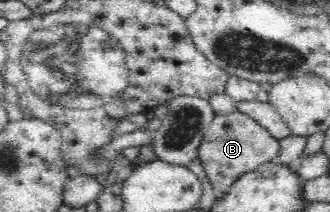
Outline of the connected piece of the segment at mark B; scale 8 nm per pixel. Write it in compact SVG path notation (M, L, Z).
M238 110L216 114L206 129L197 150L208 182L218 195L226 194L234 181L245 172L252 172L262 164L278 161L280 143L268 129Z

